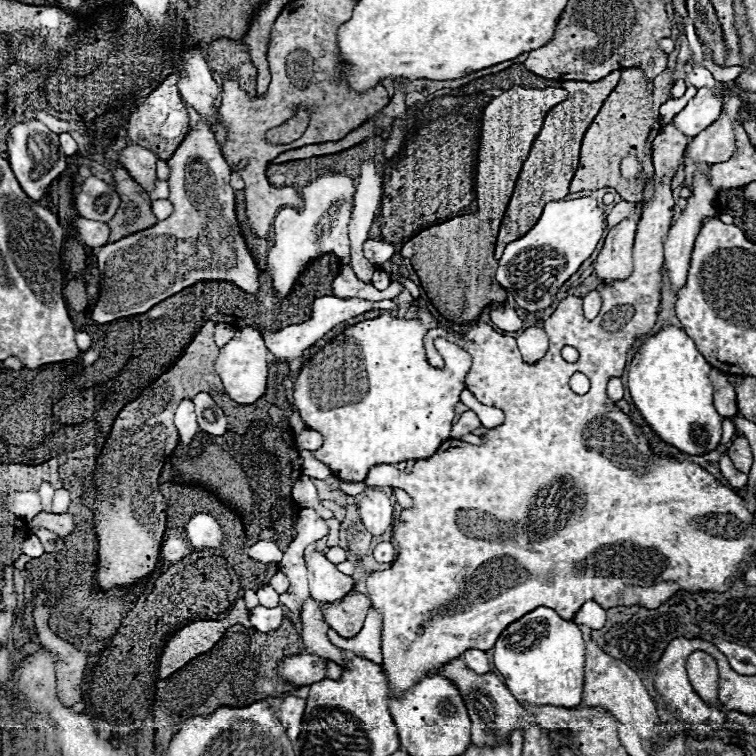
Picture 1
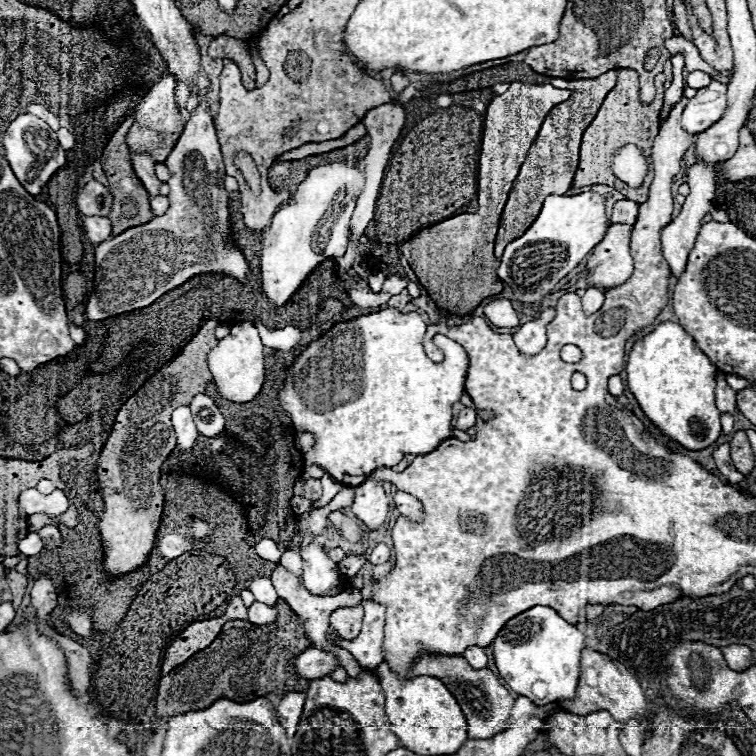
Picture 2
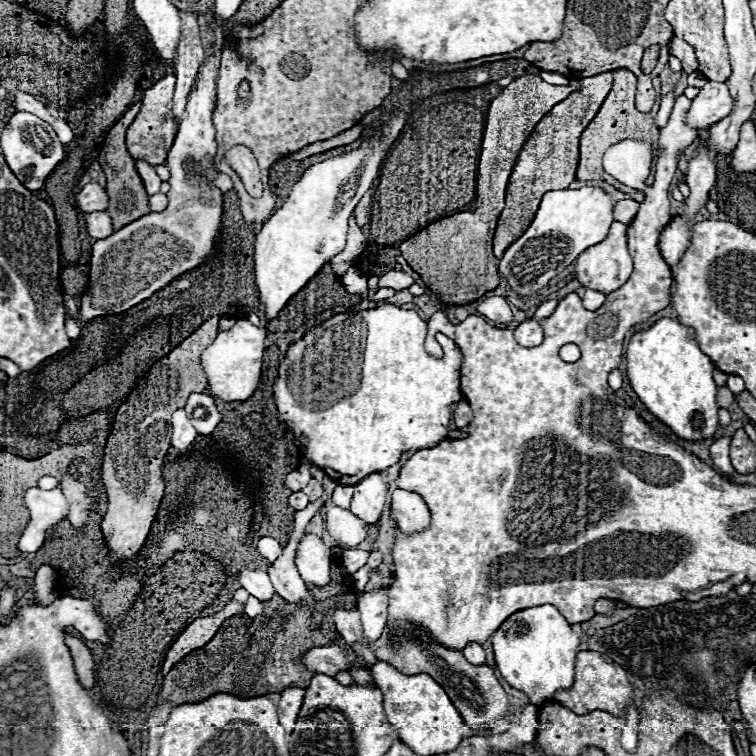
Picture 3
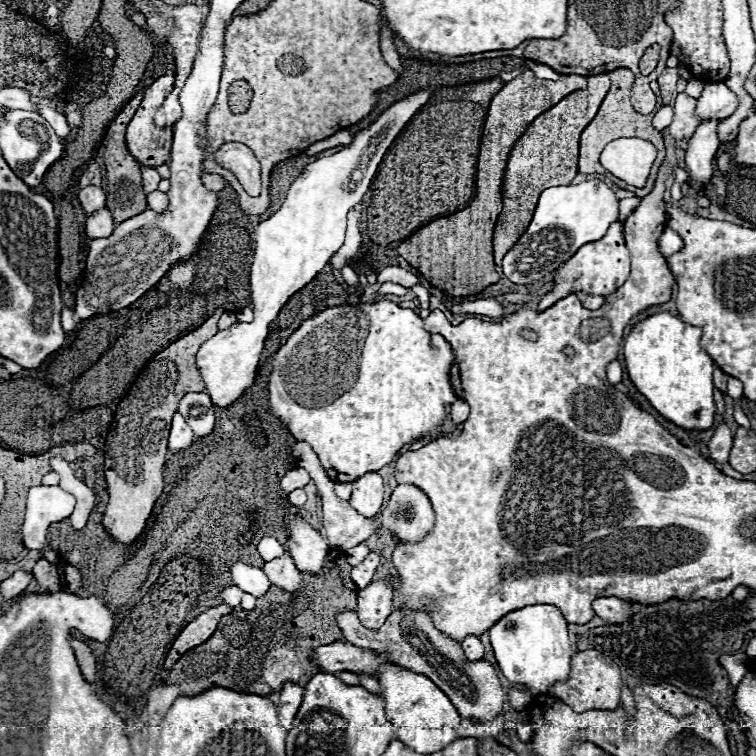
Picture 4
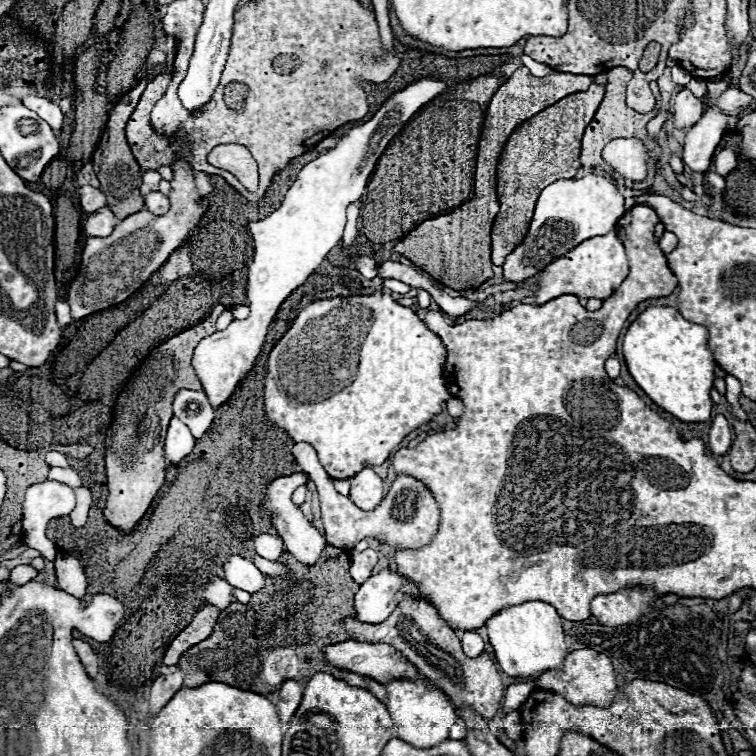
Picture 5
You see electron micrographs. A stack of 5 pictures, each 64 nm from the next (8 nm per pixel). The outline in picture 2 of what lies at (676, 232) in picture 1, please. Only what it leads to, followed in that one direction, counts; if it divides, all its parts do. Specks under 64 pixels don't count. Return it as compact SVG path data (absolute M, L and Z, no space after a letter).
M696 162L694 166L690 166L688 170L688 186L690 186L690 194L686 196L686 202L682 204L682 210L680 214L662 230L662 252L664 252L664 258L670 266L670 272L674 278L678 278L686 266L686 258L688 258L688 252L692 250L694 246L694 240L696 240L696 234L700 230L700 220L710 212L710 204L712 204L712 198L714 198L714 190L716 190L716 168L714 164L710 162Z

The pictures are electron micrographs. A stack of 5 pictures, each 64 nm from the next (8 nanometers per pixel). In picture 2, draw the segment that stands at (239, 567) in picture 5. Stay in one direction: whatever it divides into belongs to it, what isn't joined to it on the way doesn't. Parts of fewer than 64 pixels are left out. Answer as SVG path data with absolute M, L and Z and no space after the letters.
M254 576L248 580L248 590L254 594L254 598L262 604L272 606L278 600L278 594L270 582L270 578L262 578L262 576Z

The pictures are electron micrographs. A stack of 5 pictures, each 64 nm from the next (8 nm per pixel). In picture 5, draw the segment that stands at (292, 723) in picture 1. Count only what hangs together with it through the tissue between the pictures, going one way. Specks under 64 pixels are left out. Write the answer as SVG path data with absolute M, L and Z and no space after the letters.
M286 680L280 688L280 700L278 700L278 714L280 714L280 720L282 724L288 724L302 700L302 692L304 692L304 686L294 682L294 680Z

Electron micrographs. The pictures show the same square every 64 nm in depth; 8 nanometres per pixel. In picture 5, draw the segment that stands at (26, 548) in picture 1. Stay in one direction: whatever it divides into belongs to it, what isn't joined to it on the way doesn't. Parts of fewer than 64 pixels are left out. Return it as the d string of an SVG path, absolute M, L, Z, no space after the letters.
M46 480L42 484L32 484L26 490L24 498L24 518L22 518L22 540L28 544L28 548L38 550L42 557L55 561L58 548L47 538L46 529L50 520L64 515L69 515L75 508L76 496L70 486L56 482L56 480Z

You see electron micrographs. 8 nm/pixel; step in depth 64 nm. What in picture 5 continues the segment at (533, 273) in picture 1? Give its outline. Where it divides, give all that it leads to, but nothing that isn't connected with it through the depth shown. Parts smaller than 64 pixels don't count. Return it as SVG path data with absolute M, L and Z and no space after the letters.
M590 172L582 178L556 180L554 184L548 184L540 192L540 198L536 202L530 230L524 242L506 258L502 276L510 282L524 282L536 276L554 258L566 254L580 242L610 232L616 226L616 222L624 216L624 212L624 196L610 180L606 180L600 174Z

